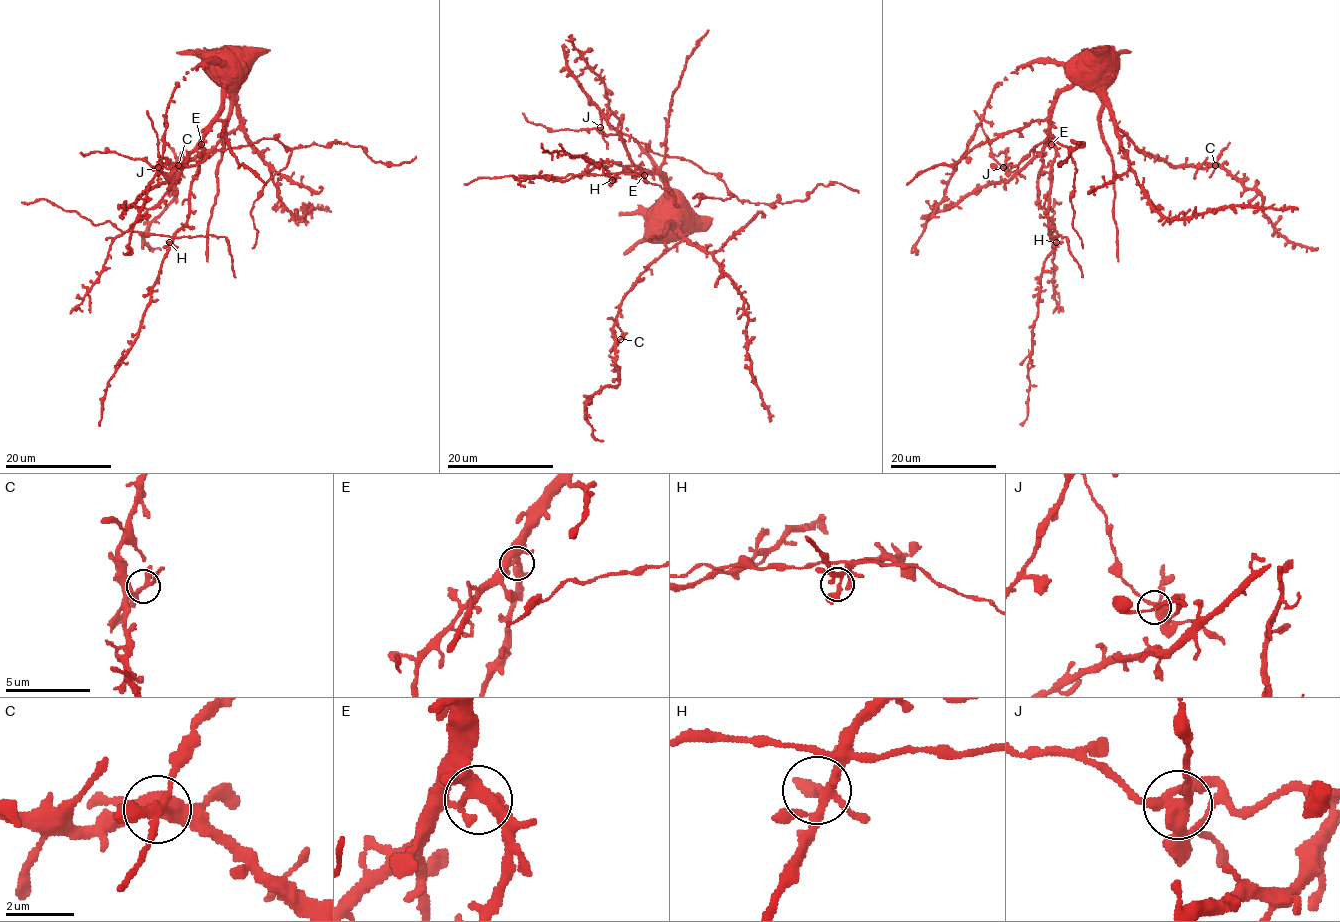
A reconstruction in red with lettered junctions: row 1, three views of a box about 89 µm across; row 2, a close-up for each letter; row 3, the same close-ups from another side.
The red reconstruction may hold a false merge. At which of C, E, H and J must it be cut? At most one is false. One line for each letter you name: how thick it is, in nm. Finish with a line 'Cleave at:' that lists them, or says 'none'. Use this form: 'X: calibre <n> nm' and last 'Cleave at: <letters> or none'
Cleave at: none

